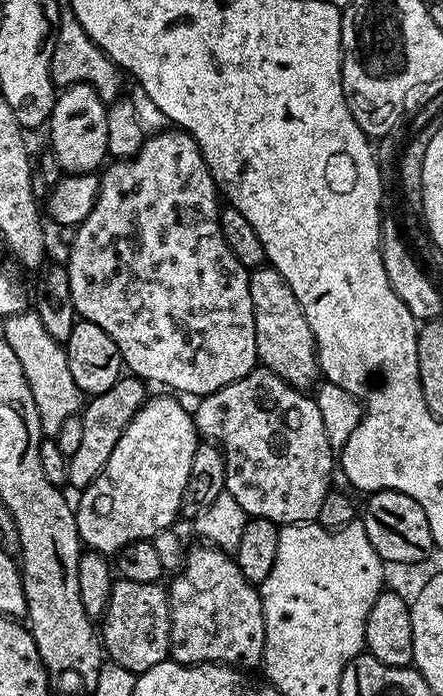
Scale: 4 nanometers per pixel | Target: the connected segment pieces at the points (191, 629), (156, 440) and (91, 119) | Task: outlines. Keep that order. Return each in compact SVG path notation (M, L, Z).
M201 543L200 548L189 547L184 566L171 577L168 597L170 606L170 642L168 651L177 664L227 664L249 670L264 659L264 615L257 585L251 584L238 570L235 559L220 548Z
M173 395L149 397L141 408L130 418L114 454L106 462L103 470L96 475L94 482L79 493L80 501L75 501L76 525L81 545L85 549L101 554L115 554L135 540L151 540L164 528L175 525L176 516L181 515L182 494L186 481L190 478L190 466L194 462L194 450L198 443L196 423L193 413L188 412Z
M75 84L57 95L46 121L46 129L48 128L48 140L52 143L52 152L56 155L57 162L64 167L65 173L92 174L109 159L106 142L107 117L107 107L100 101L98 94L90 90L90 86Z

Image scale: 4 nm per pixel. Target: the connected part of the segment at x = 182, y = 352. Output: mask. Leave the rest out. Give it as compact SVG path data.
M165 130L149 135L138 154L134 154L129 160L109 163L99 173L99 177L100 189L94 202L94 210L90 210L90 214L86 214L84 221L78 225L74 242L67 249L66 267L70 278L70 298L76 308L77 317L94 322L94 326L102 326L102 330L106 330L106 334L114 338L114 346L118 346L125 369L136 379L143 380L149 385L165 384L168 387L165 389L177 388L180 392L189 392L194 398L201 398L246 378L246 374L250 374L258 364L254 306L250 298L248 281L250 272L242 266L242 262L238 262L238 258L234 258L234 250L230 250L222 234L222 196L217 189L216 180L206 166L206 158L202 158L198 142L194 142L192 135L183 130Z

